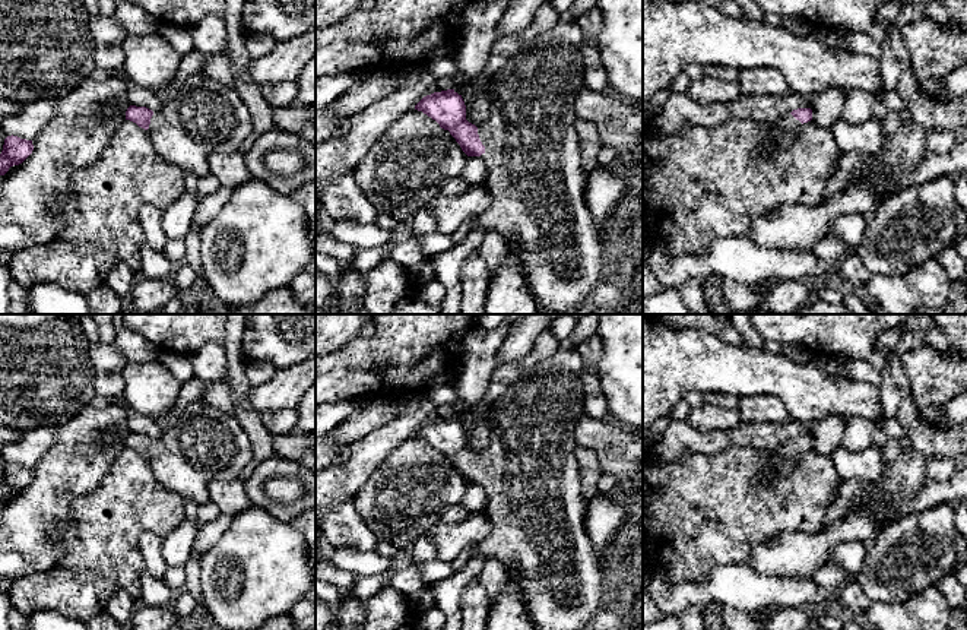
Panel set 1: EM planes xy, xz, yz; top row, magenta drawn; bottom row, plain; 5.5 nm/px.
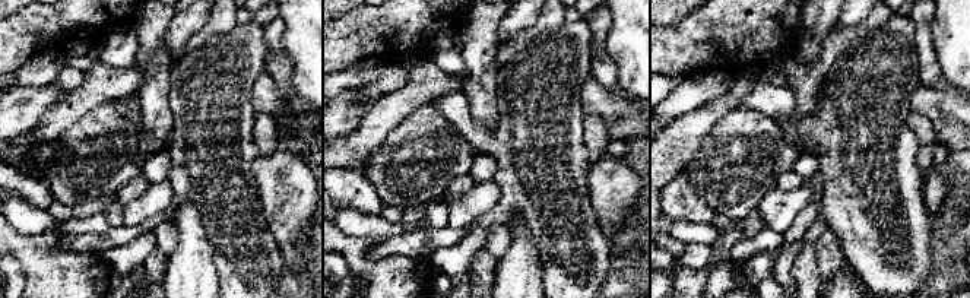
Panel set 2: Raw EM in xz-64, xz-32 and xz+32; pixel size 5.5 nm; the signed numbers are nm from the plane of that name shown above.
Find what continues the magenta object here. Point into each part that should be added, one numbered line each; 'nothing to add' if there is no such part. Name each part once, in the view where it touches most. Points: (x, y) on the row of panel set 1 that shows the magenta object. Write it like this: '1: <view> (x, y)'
1: xz (532, 152)

